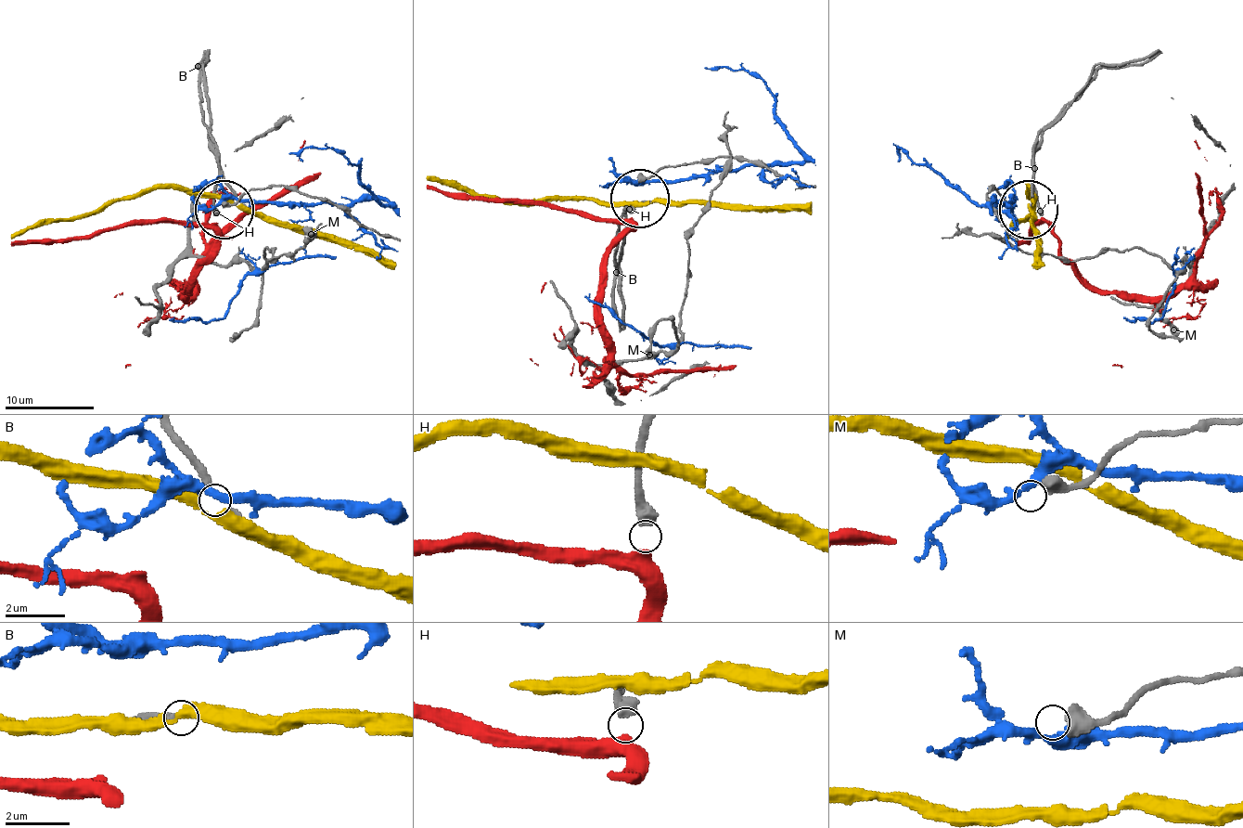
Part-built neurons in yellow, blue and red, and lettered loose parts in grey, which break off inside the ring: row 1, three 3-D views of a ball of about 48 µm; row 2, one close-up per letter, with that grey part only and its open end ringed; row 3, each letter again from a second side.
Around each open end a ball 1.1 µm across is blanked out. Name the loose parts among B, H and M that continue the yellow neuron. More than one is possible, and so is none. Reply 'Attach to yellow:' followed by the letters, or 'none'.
Attach to yellow: B

